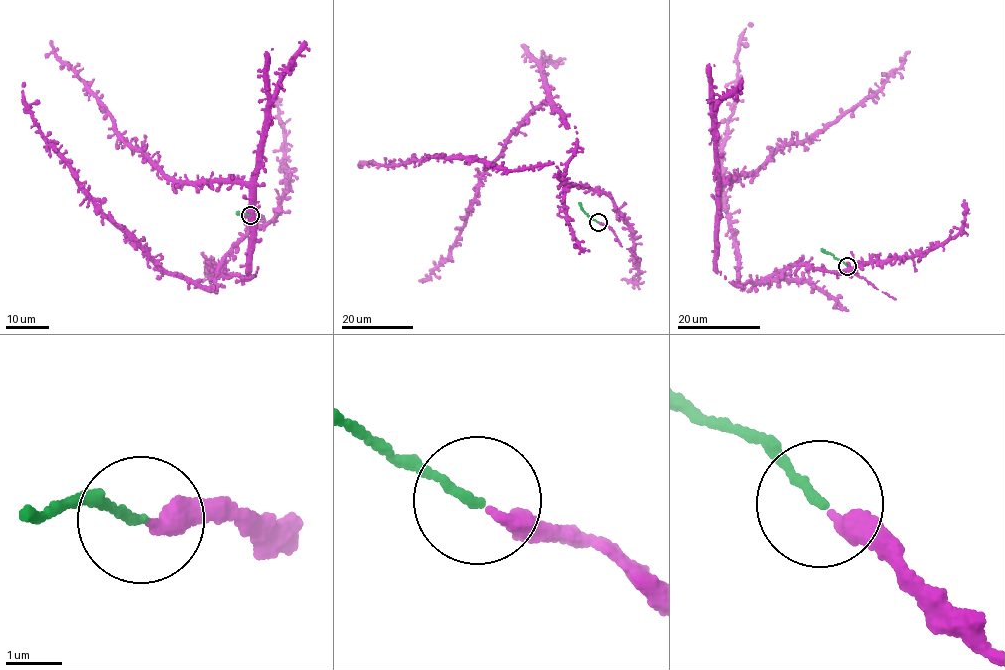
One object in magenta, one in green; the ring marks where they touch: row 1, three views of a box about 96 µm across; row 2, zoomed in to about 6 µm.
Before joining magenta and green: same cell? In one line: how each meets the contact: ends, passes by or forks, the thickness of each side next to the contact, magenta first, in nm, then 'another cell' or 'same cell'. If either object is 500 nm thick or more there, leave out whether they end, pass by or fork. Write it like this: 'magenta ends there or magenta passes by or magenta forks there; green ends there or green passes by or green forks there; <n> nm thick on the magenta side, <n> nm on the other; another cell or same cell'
magenta ends there; green ends there; 320 nm thick on the magenta side, 140 nm on the other; same cell

